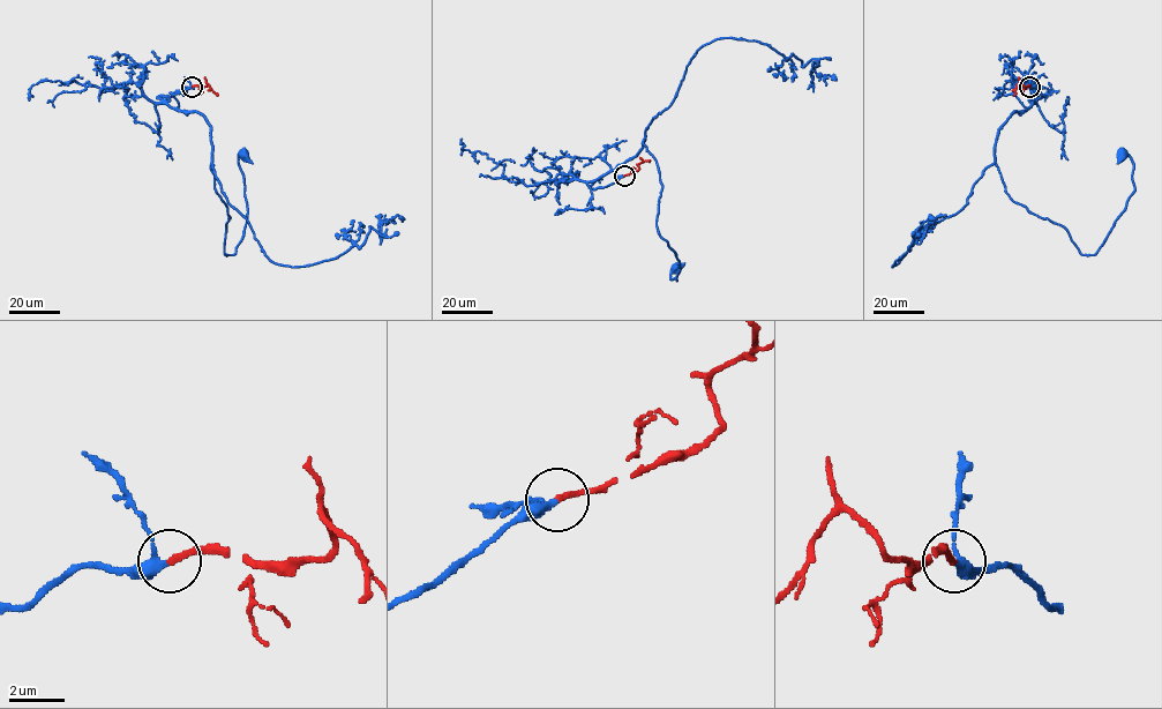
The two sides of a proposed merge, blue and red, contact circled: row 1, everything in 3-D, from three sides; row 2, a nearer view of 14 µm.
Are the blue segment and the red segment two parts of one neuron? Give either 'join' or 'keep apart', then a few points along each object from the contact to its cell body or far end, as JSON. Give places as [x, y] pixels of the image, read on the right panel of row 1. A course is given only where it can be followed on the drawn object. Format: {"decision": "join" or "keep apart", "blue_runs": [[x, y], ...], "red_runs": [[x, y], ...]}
{"decision": "join", "blue_runs": [[1029, 87], [1043, 96], [999, 129], [995, 163], [1013, 201], [1062, 225], [1081, 254], [1134, 191], [1124, 153]], "red_runs": [[1029, 87], [1019, 82], [1014, 96]]}

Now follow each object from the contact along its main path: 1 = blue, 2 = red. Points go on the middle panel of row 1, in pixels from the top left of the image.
1: (624, 176), (590, 187), (644, 141), (662, 185), (659, 234), (679, 260), (672, 280), (676, 270)
2: (624, 176), (638, 170), (641, 163), (649, 159)

